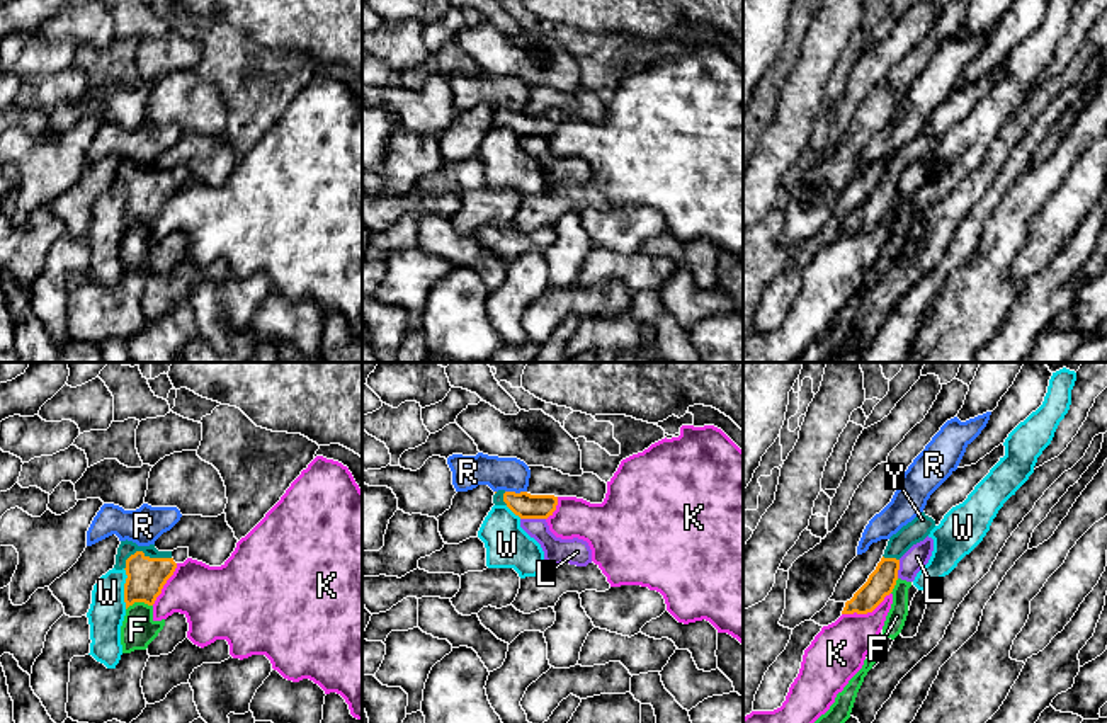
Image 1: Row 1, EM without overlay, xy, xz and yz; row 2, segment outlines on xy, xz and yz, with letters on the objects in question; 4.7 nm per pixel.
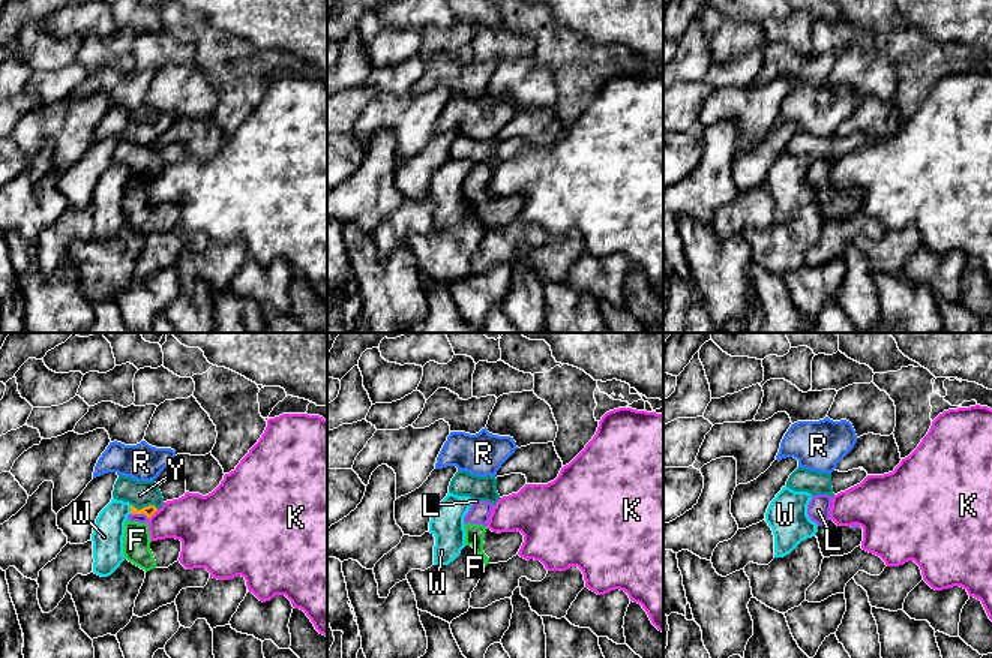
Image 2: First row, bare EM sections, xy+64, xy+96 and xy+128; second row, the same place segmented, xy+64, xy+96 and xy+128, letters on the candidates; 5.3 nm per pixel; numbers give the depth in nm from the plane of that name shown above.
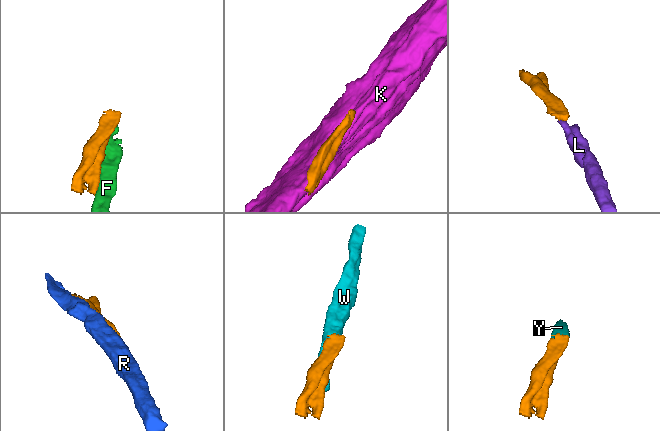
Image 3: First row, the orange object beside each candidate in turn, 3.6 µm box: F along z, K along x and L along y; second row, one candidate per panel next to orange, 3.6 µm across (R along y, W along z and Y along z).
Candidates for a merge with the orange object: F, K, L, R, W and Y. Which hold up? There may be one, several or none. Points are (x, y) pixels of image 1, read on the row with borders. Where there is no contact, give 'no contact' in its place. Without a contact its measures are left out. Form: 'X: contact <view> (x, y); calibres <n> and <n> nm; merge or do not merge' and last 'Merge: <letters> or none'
F: contact xy (138, 601); calibres 180 and 170 nm; do not merge
K: contact yz (866, 613); calibres 130 and 260 nm; do not merge
L: contact xz (533, 518); calibres 120 and 120 nm; do not merge
R: contact xz (514, 492); calibres 120 and 160 nm; do not merge
W: contact xy (124, 589); calibres 180 and 170 nm; do not merge
Y: contact xy (143, 553); calibres 180 and 80 nm; merge
Merge: Y

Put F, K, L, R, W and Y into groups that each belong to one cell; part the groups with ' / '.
F L / K / R / W / Y

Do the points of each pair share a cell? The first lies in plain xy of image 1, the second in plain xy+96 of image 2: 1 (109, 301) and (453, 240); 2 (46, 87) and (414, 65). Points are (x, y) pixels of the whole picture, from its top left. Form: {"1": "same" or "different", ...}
{"1": "same", "2": "same"}

